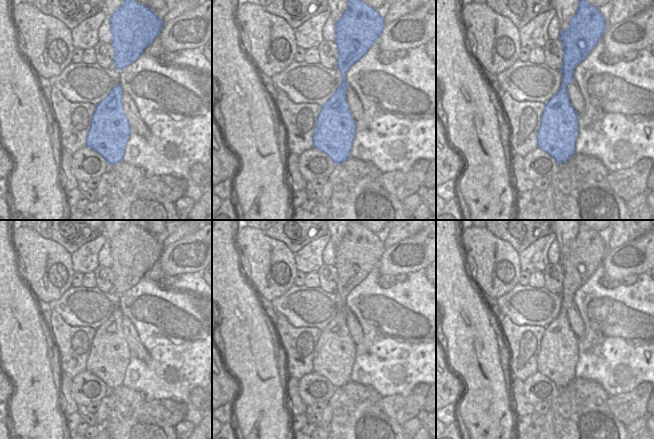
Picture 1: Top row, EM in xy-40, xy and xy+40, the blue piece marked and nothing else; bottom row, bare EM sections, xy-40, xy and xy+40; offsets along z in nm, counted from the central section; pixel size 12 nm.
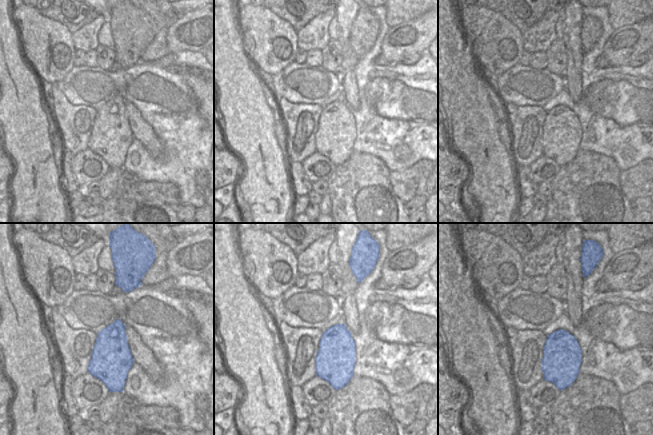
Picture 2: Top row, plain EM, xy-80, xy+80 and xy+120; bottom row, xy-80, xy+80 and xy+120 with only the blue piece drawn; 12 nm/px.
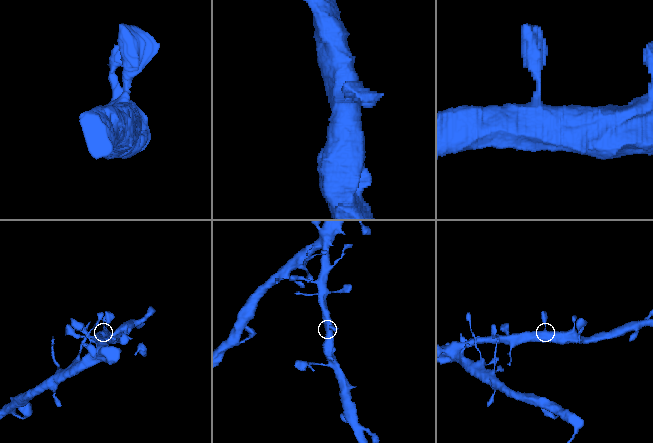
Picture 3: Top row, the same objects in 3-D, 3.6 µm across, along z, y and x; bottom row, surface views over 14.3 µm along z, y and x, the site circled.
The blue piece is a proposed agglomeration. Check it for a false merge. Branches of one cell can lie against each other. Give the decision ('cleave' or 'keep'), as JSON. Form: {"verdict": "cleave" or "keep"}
{"verdict": "keep"}

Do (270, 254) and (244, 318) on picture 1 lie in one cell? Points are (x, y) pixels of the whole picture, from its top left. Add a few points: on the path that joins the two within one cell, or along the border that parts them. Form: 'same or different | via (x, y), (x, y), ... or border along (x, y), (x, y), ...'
different | border along (246, 277), (259, 298)

